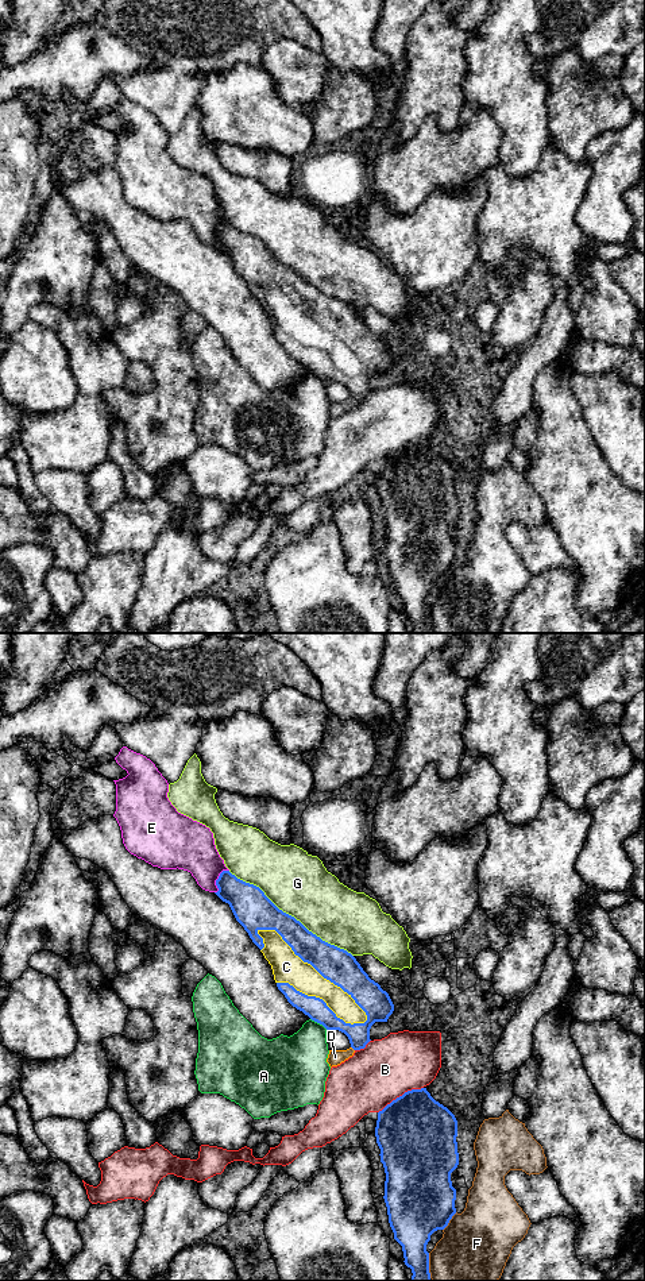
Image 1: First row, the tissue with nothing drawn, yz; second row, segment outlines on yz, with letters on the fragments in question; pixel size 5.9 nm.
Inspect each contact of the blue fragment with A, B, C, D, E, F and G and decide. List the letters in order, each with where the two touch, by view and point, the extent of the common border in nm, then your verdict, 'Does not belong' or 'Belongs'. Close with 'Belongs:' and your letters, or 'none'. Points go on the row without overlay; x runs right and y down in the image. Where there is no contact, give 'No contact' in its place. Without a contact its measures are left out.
A: Touches blue at yz (319, 374). Shared border 120 nm. Does not belong
B: Touches blue at yz (400, 448). Shared border 320 nm. Does not belong
C: Touches blue at yz (313, 319). Shared border 850 nm. Belongs
D: Touches blue at yz (352, 400). Shared border 40 nm. Does not belong
E: Touches blue at yz (217, 231). Shared border 170 nm. Does not belong
F: Touches blue at yz (448, 574). Shared border 140 nm. Does not belong
G: Touches blue at yz (290, 267). Shared border 900 nm. Does not belong
Belongs: C

